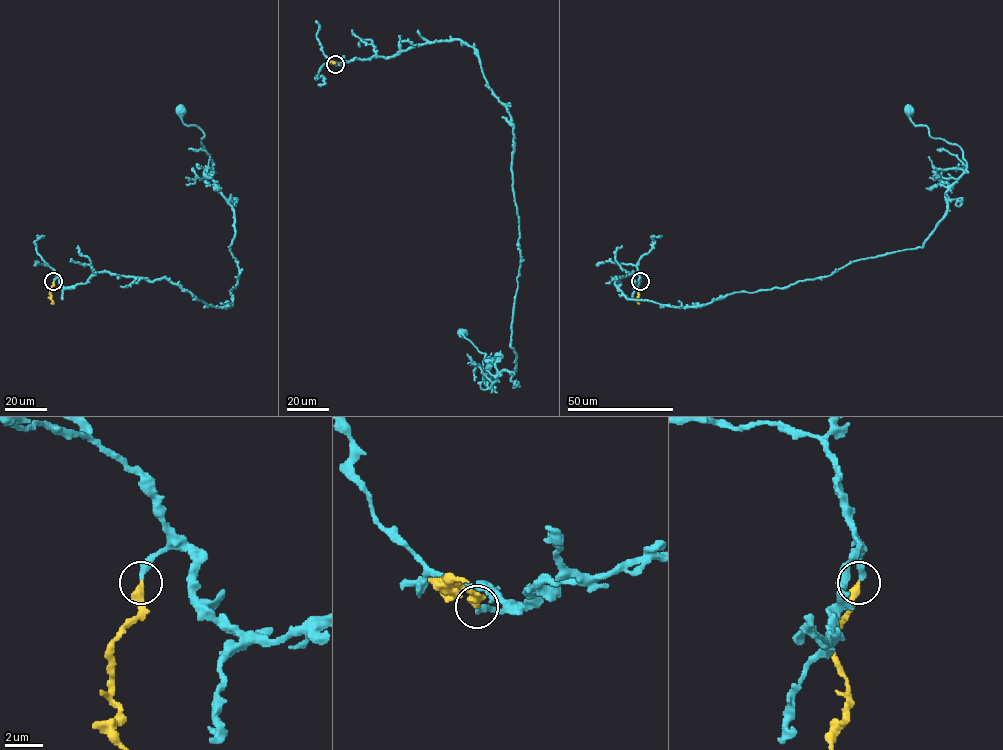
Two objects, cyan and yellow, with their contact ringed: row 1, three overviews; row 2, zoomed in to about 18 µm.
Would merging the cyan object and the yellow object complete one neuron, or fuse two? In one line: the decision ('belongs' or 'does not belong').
belongs

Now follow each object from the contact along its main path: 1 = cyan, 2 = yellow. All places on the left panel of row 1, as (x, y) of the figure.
1: (53, 281), (166, 278), (232, 305), (232, 206), (210, 175), (203, 132), (179, 110)
2: (53, 282), (51, 304)

